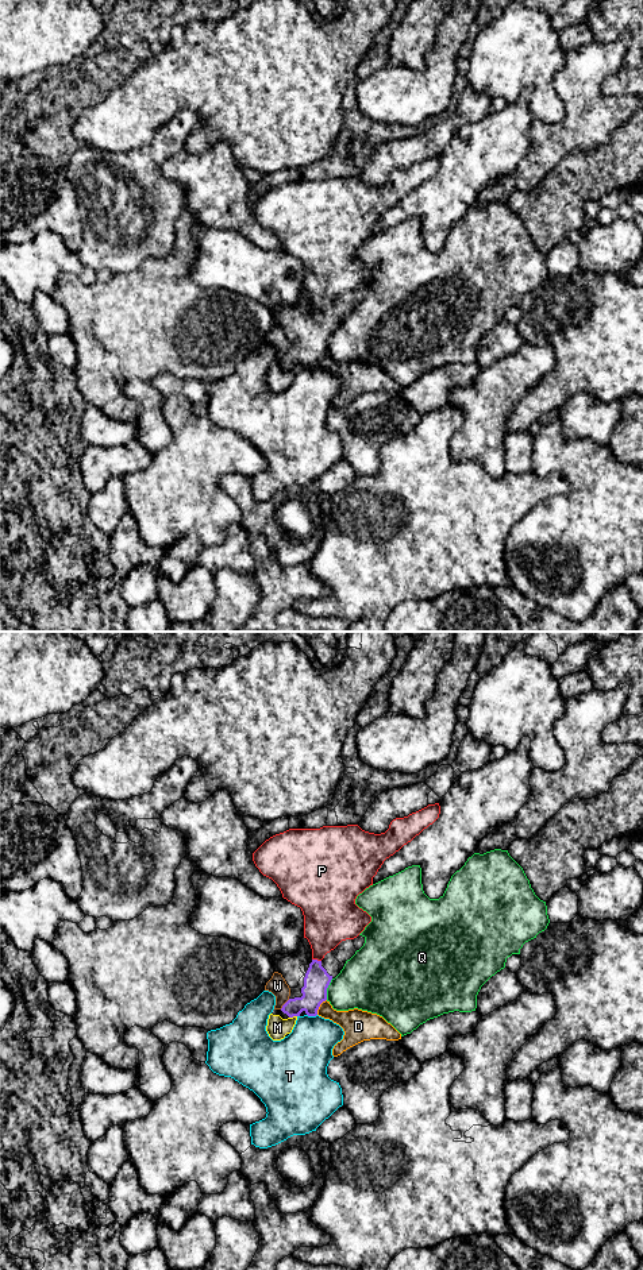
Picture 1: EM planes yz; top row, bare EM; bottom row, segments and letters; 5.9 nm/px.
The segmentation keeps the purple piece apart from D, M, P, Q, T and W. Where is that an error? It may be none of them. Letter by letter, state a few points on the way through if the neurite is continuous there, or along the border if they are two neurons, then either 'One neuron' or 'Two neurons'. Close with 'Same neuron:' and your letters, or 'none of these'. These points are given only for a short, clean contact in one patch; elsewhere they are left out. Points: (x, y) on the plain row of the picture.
D: Two neurons
M: Boundary: yz (296, 367), (289, 370). Two neurons
P: Two neurons
Q: Two neurons
T: Two neurons
W: Boundary: yz (289, 351), (280, 361). Two neurons
Same neuron: none of these

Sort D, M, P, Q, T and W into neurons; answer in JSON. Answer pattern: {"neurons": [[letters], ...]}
{"neurons": [["D"], ["M", "W"], ["P"], ["Q"], ["T"]]}

